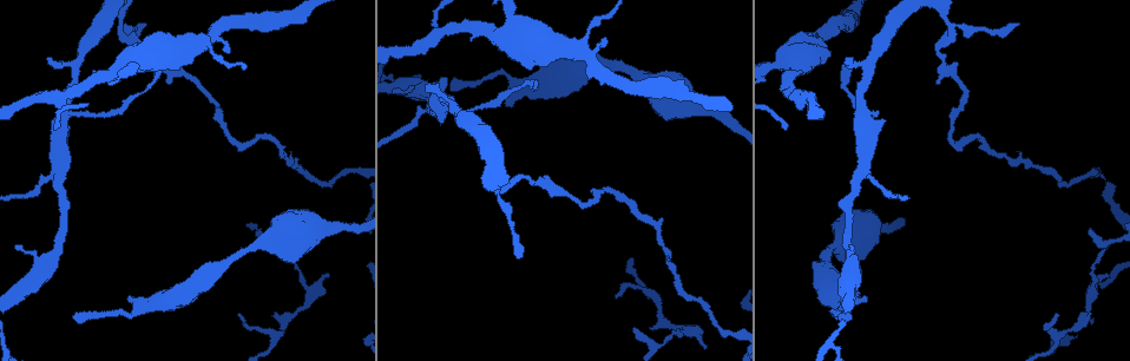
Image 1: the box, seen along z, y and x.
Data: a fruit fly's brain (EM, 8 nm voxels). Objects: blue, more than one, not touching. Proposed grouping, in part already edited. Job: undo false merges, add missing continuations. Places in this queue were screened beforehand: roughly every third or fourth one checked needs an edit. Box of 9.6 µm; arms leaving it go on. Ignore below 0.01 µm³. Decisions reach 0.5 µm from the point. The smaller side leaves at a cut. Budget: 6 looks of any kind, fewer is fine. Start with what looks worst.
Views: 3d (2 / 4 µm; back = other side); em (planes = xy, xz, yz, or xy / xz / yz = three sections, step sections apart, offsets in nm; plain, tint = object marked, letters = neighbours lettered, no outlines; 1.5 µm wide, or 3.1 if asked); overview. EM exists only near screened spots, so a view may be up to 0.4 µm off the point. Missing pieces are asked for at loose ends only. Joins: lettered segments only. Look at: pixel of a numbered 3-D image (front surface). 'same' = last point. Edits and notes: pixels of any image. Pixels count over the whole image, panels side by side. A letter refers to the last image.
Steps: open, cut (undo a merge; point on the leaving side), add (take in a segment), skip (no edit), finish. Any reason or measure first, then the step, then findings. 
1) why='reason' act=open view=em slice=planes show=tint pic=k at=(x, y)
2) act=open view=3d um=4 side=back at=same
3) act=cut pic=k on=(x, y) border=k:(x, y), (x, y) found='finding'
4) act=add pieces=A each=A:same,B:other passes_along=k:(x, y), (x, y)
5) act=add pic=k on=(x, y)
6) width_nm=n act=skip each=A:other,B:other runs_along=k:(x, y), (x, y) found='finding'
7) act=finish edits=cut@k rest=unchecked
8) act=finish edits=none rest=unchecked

why='an open end' act=open view=em slice=yz step=4 show=letters pic=1 at=(138, 24)

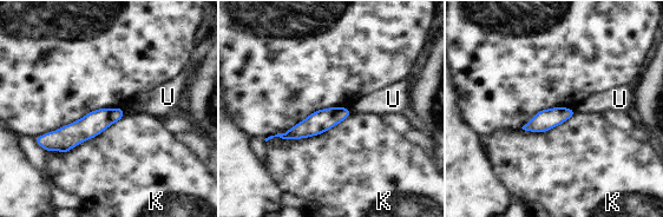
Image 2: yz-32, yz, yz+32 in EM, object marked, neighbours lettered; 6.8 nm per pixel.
act=open view=em slice=planes show=letters at=same

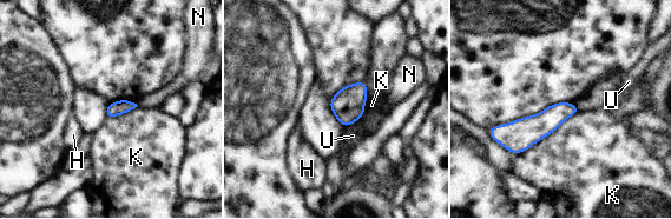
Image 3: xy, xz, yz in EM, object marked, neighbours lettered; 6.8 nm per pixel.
longest_contact=K:550nm act=skip each=H:other,K:other,N:other,U:other found='none of them fits'

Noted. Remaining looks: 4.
why='free end' act=open view=3d um=4 pic=1 at=(1088, 230)

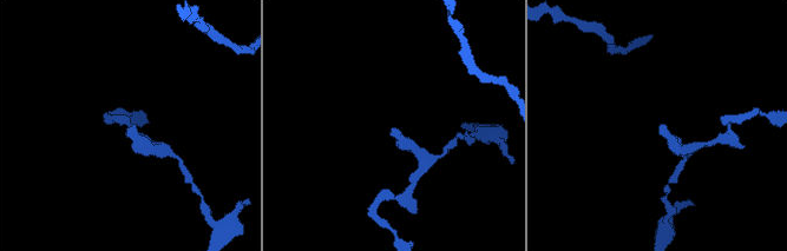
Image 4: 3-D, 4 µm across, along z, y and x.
why='now the EM' act=open view=em slice=planes show=letters pic=4 at=(136, 125)

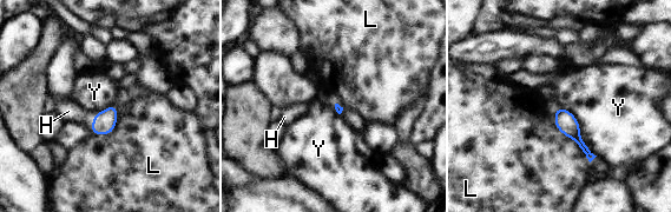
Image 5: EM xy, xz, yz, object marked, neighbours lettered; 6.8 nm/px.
act=add pieces=H each=H:same,L:other,Y:other found='it goes on there'

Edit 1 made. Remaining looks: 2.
act=finish edits=add@5 rest=unchecked

